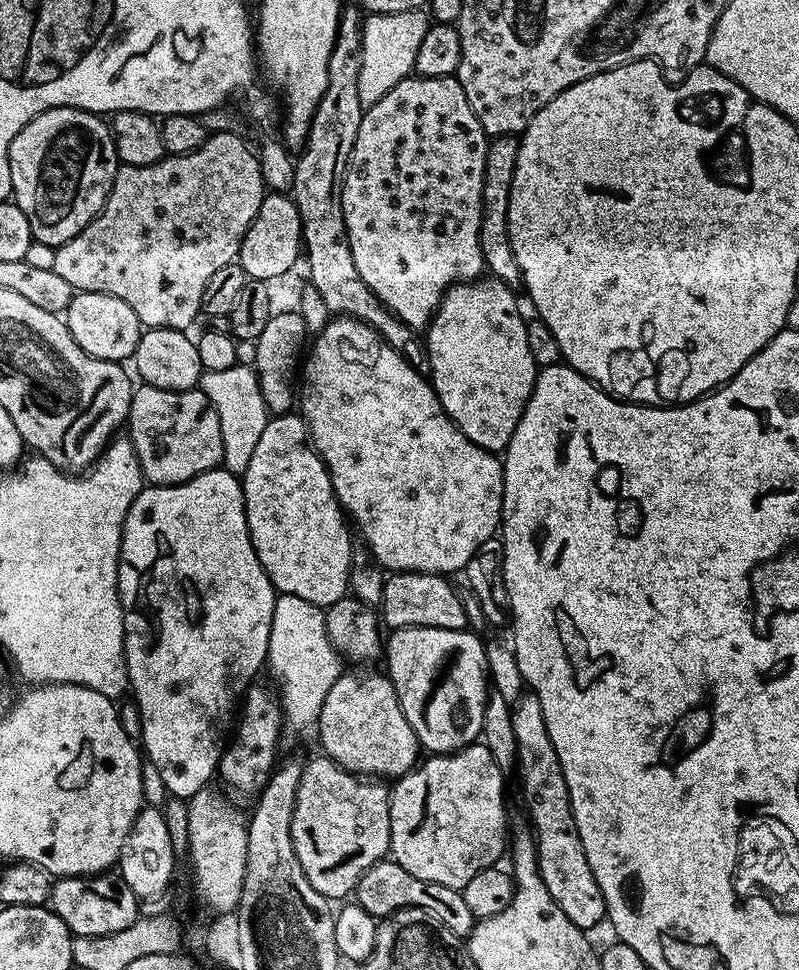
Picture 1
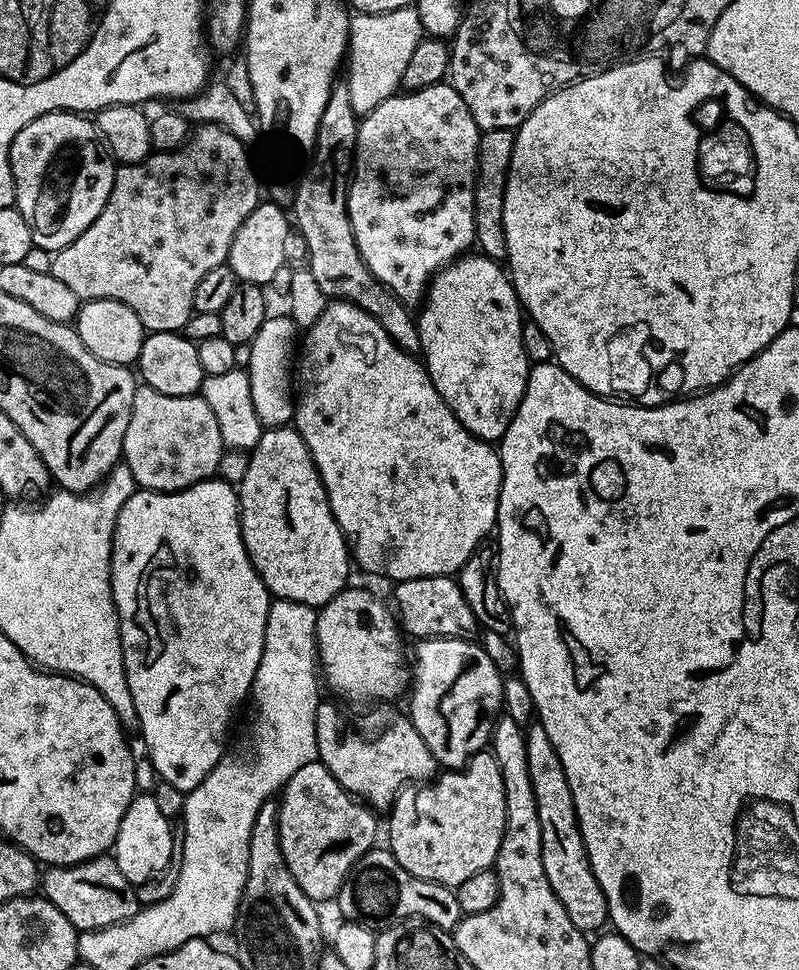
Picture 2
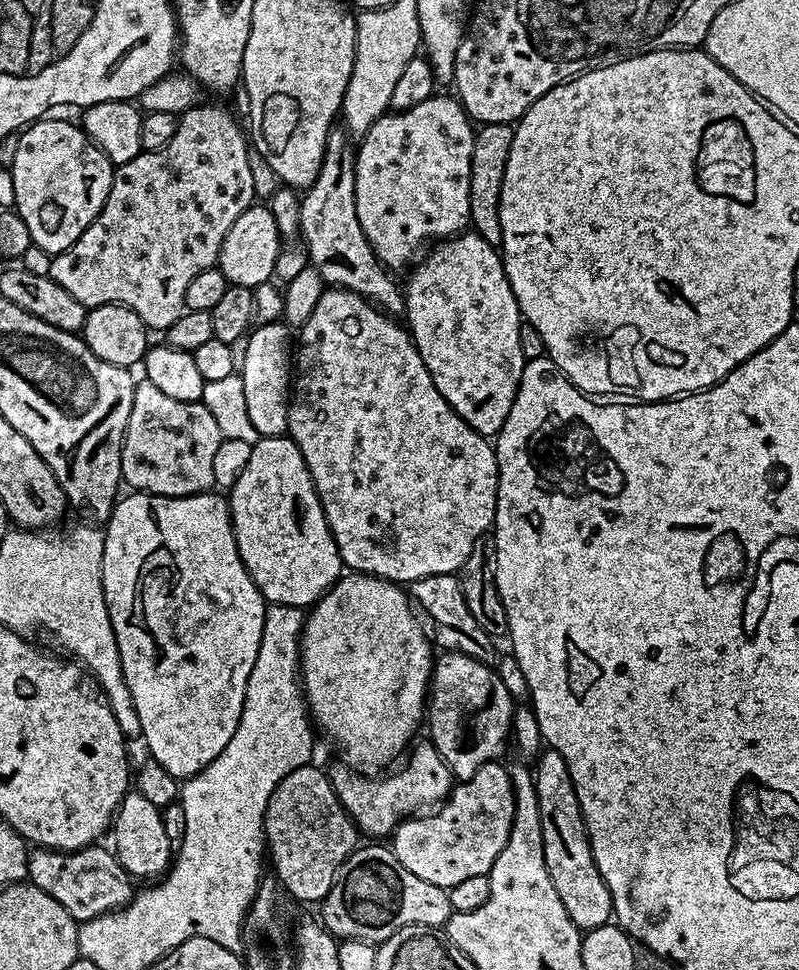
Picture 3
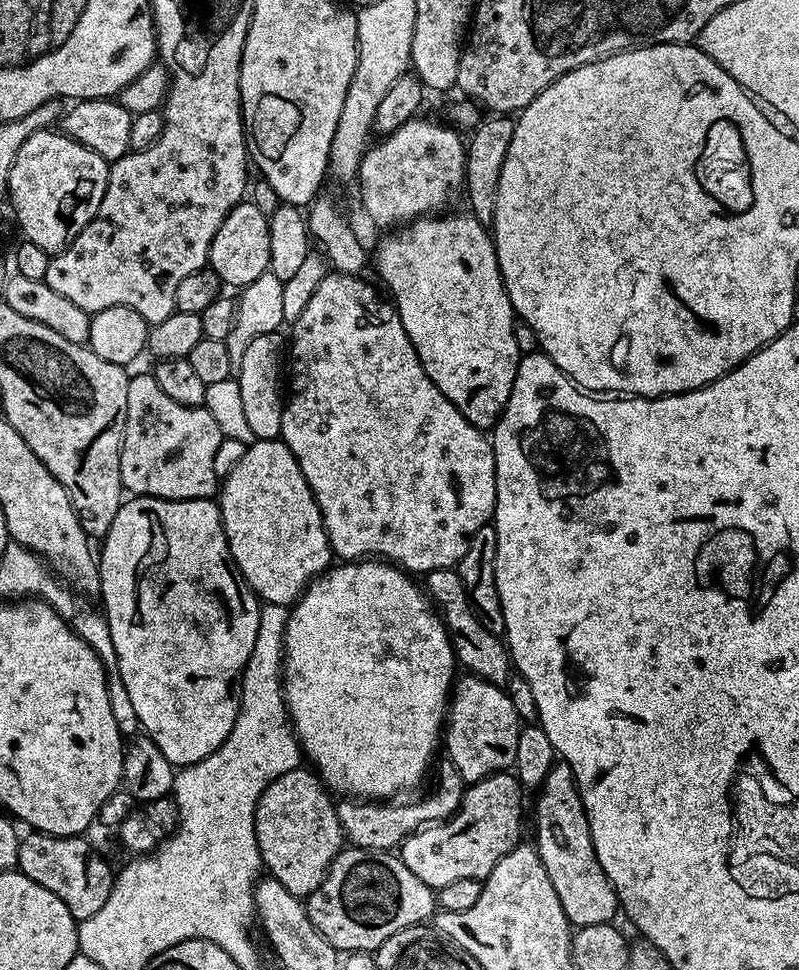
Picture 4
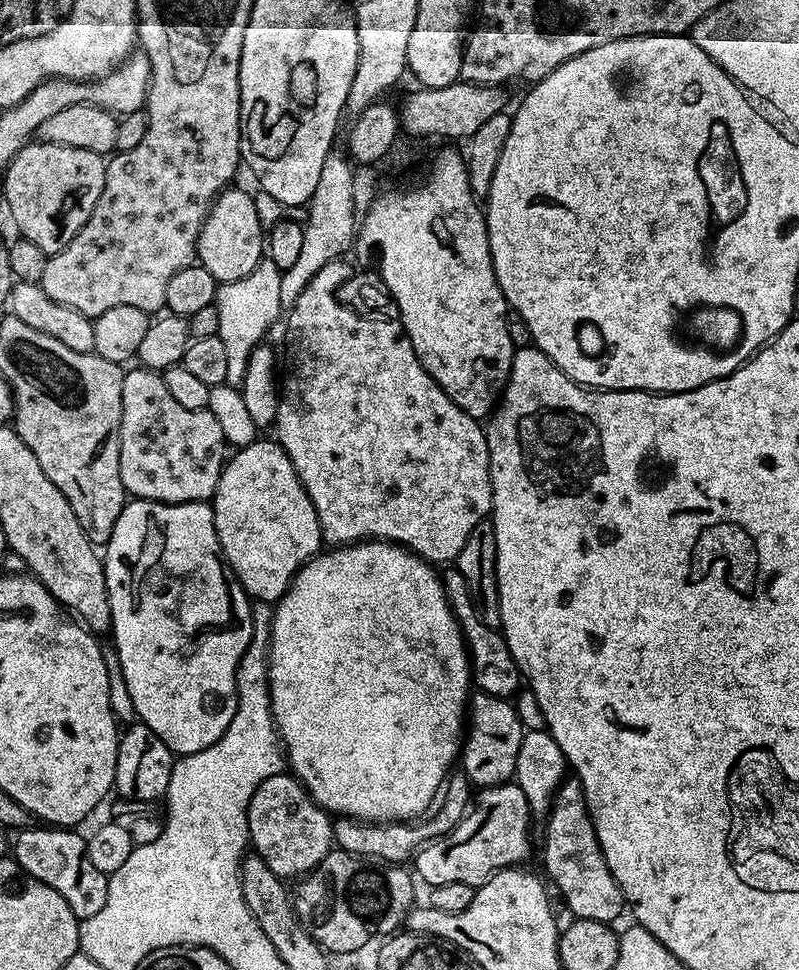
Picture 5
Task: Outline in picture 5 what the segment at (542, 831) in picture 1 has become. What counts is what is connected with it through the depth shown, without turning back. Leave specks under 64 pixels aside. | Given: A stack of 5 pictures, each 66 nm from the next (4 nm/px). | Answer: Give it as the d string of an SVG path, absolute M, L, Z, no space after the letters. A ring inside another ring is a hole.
M575 778L565 779L556 791L556 797L552 803L552 811L548 813L546 821L548 829L544 832L544 868L548 871L547 879L556 883L564 904L578 920L593 920L599 924L612 924L620 916L620 911L625 911L624 896L620 893L618 882L614 874L606 866L606 858L602 854L602 846L598 842L598 834L592 825L592 819L586 806L584 787Z

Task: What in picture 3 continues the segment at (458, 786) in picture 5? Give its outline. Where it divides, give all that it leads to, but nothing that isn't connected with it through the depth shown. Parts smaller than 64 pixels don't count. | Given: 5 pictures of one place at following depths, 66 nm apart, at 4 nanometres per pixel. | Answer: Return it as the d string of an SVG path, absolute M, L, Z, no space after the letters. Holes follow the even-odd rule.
M424 738L424 741L418 744L411 749L412 757L410 752L407 759L399 765L401 768L397 772L389 771L387 774L371 776L361 774L343 762L327 765L328 780L334 786L338 802L342 802L346 814L354 821L357 829L363 835L365 832L368 838L391 837L403 820L409 819L417 810L423 809L420 808L423 804L439 805L447 800L452 792L454 777L450 766L446 766L442 754L438 754L431 739Z

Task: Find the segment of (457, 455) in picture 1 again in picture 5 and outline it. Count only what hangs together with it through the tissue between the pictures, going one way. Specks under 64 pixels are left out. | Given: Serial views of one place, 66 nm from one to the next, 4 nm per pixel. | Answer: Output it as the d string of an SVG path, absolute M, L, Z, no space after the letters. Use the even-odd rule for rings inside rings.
M339 258L326 263L314 278L305 286L305 290L299 295L297 302L290 309L287 309L286 318L288 316L288 352L292 355L292 365L288 368L288 377L283 377L282 391L280 393L280 405L278 406L278 414L274 425L275 439L283 446L284 452L290 458L290 462L294 466L294 470L298 474L298 478L302 482L302 486L306 490L306 494L310 498L310 502L314 506L314 510L318 514L318 522L320 523L320 531L322 540L328 546L343 546L345 544L355 544L362 540L388 540L392 544L403 544L404 547L421 556L423 560L431 562L436 566L444 566L449 562L455 561L456 556L462 550L462 546L466 546L466 538L475 530L478 525L485 523L486 517L492 510L492 479L490 478L490 470L488 469L488 438L485 429L482 427L481 421L475 420L470 414L466 414L462 409L454 403L448 395L438 386L438 382L434 382L434 378L430 378L430 374L426 374L426 370L420 365L420 360L414 354L414 346L410 346L410 338L404 332L404 328L392 328L392 324L360 324L360 320L356 320L351 312L346 312L343 308L339 308L332 298L332 289L342 286L350 278L350 274L354 270L353 265L347 264L347 259Z

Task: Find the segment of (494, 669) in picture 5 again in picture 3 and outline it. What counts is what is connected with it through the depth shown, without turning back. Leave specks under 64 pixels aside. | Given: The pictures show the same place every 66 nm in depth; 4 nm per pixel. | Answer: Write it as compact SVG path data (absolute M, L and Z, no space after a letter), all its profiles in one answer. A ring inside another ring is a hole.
M455 575L427 576L421 580L413 580L410 585L410 596L415 607L425 617L428 615L432 619L432 624L436 627L434 640L439 647L441 644L441 649L461 652L470 658L485 662L497 659L498 651L496 652L495 646L492 645L495 644L494 638L490 634L486 634L486 630L482 630L482 625L475 620L474 614L470 614L470 606L466 606L464 591Z

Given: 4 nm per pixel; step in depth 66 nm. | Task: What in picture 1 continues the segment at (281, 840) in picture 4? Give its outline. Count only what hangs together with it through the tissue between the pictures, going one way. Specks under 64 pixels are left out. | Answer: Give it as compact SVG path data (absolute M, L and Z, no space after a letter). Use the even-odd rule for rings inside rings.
M317 754L309 764L305 763L301 767L298 798L294 802L294 816L290 822L290 838L294 842L294 854L298 854L298 866L302 866L302 874L306 874L310 886L314 886L314 890L318 890L318 894L325 896L329 902L351 897L366 869L389 855L390 792L380 784L383 783L369 782L347 772L323 754Z

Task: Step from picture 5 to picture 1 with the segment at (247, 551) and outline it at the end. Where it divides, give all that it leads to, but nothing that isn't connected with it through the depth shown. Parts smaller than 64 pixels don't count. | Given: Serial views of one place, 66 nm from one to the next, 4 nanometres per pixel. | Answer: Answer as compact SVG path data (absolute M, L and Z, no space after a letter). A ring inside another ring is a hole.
M276 414L269 419L257 446L250 453L250 462L242 475L242 483L252 545L258 554L258 562L262 562L262 570L266 570L277 593L306 598L306 602L314 602L325 610L334 602L345 599L350 592L348 575L352 569L354 541L348 537L346 513L336 501L324 459L312 447L308 425L303 416Z

